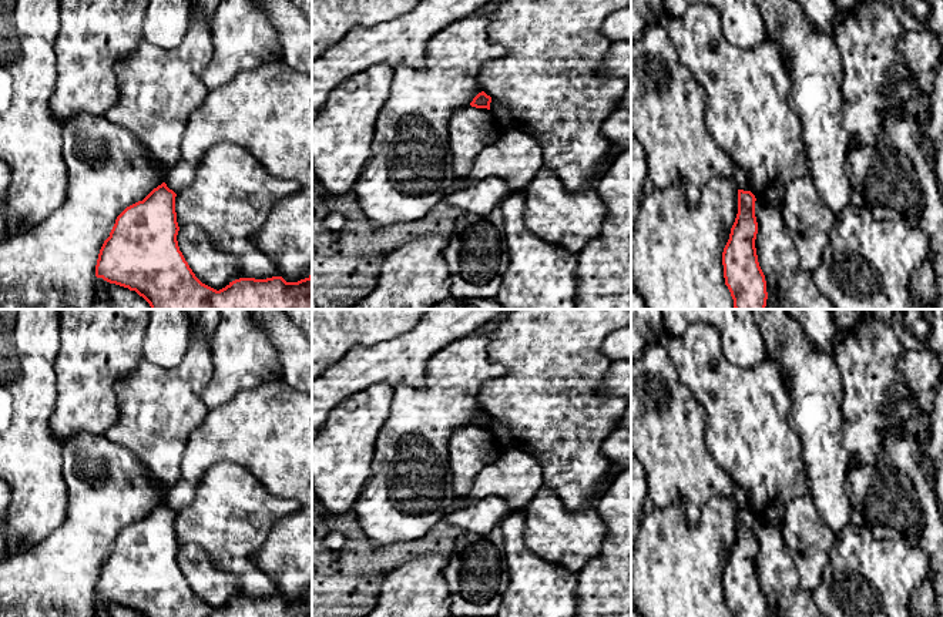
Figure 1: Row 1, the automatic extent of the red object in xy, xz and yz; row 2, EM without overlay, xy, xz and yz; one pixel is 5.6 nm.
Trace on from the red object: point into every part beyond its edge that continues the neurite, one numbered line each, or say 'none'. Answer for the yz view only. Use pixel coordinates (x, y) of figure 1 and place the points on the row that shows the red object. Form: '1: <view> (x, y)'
none

